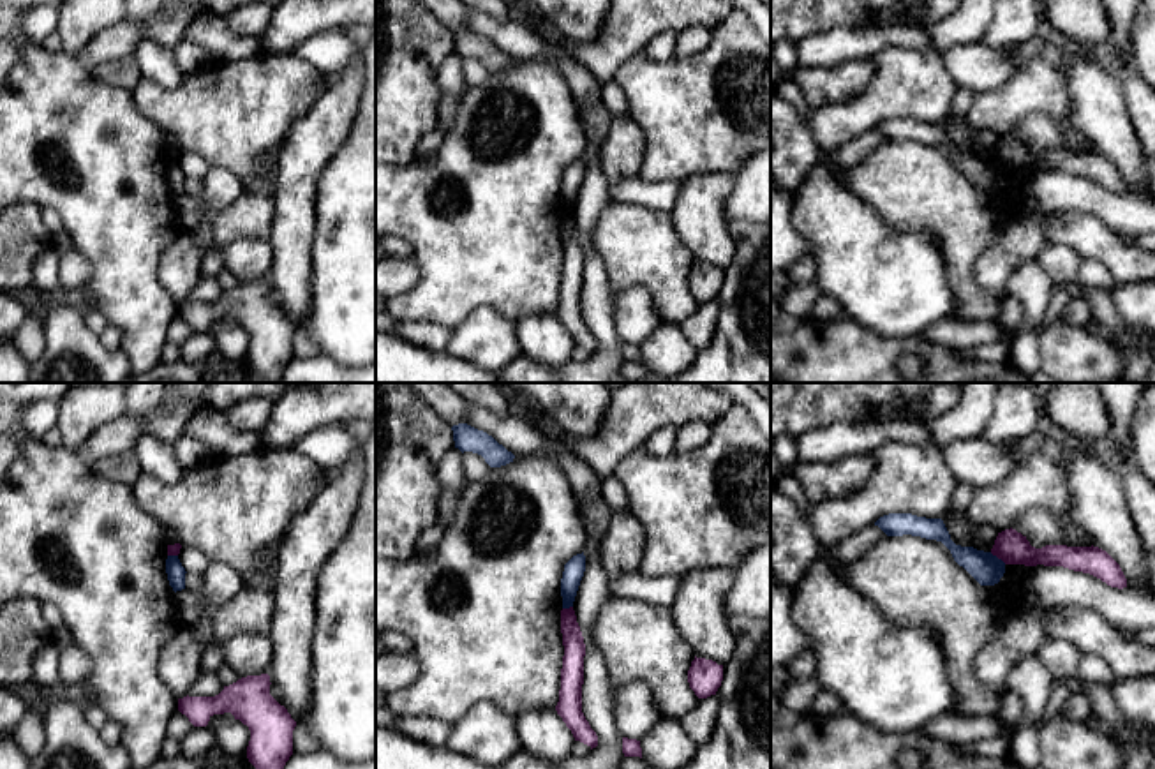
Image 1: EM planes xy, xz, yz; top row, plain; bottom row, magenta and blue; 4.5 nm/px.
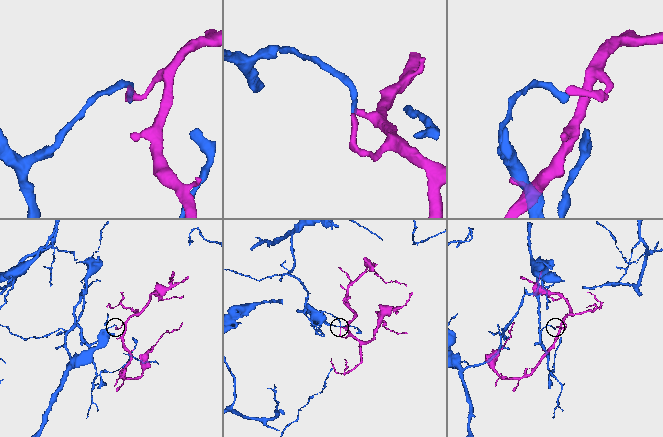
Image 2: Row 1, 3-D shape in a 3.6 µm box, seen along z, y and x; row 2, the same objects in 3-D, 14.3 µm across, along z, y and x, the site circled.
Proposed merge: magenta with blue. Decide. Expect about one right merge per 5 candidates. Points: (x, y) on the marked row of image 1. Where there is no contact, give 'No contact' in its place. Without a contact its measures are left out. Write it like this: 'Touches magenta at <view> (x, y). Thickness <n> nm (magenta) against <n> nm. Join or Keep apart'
Touches magenta at yz (998, 558). Thickness 150 nm (magenta) against 140 nm. Keep apart

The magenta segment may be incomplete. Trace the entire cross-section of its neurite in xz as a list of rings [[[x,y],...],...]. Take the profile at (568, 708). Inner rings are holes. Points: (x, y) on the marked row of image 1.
[[[573,607],[561,610],[561,633],[564,656],[555,711],[571,730],[575,741],[592,750],[598,746],[598,735],[582,713],[585,644]]]

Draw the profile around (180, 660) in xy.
[[[180,623],[176,635],[160,651],[159,676],[176,698],[187,697],[199,677],[205,649],[194,633],[194,626]]]

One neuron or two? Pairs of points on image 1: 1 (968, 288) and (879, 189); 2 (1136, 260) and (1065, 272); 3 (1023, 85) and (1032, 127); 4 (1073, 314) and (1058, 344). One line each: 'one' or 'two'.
1: one
2: two
3: two
4: two

